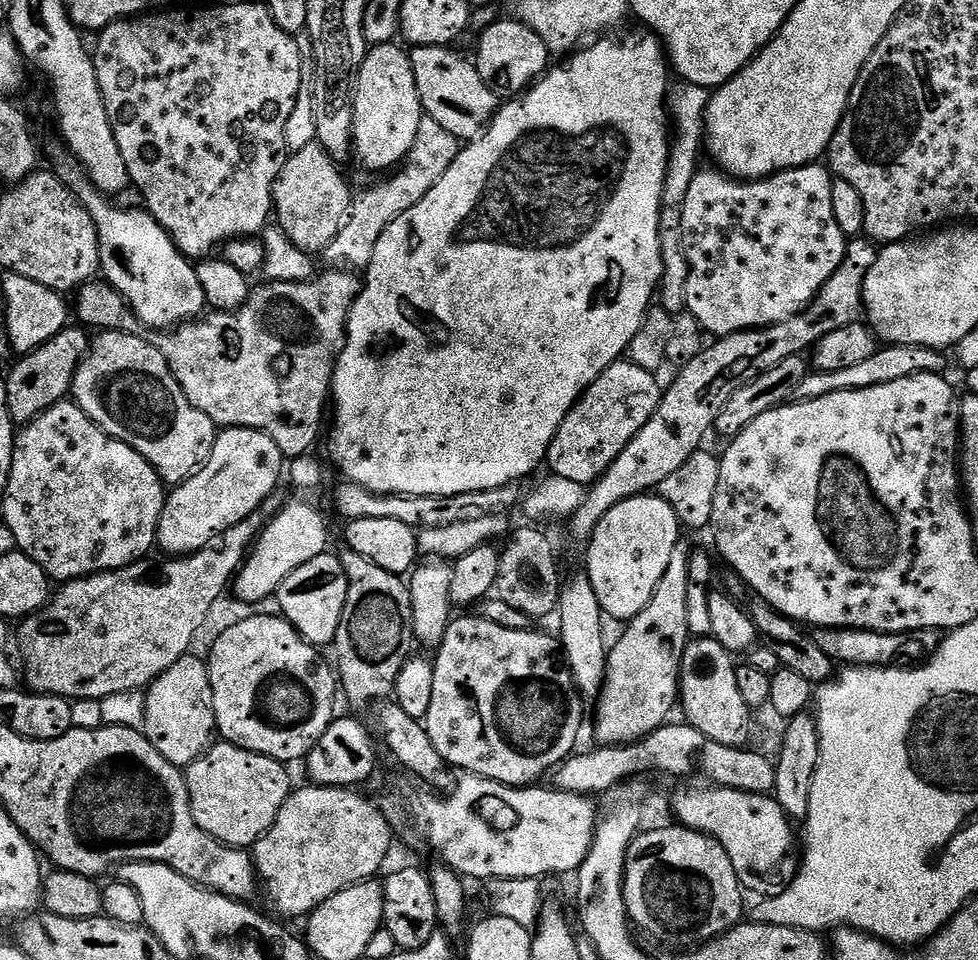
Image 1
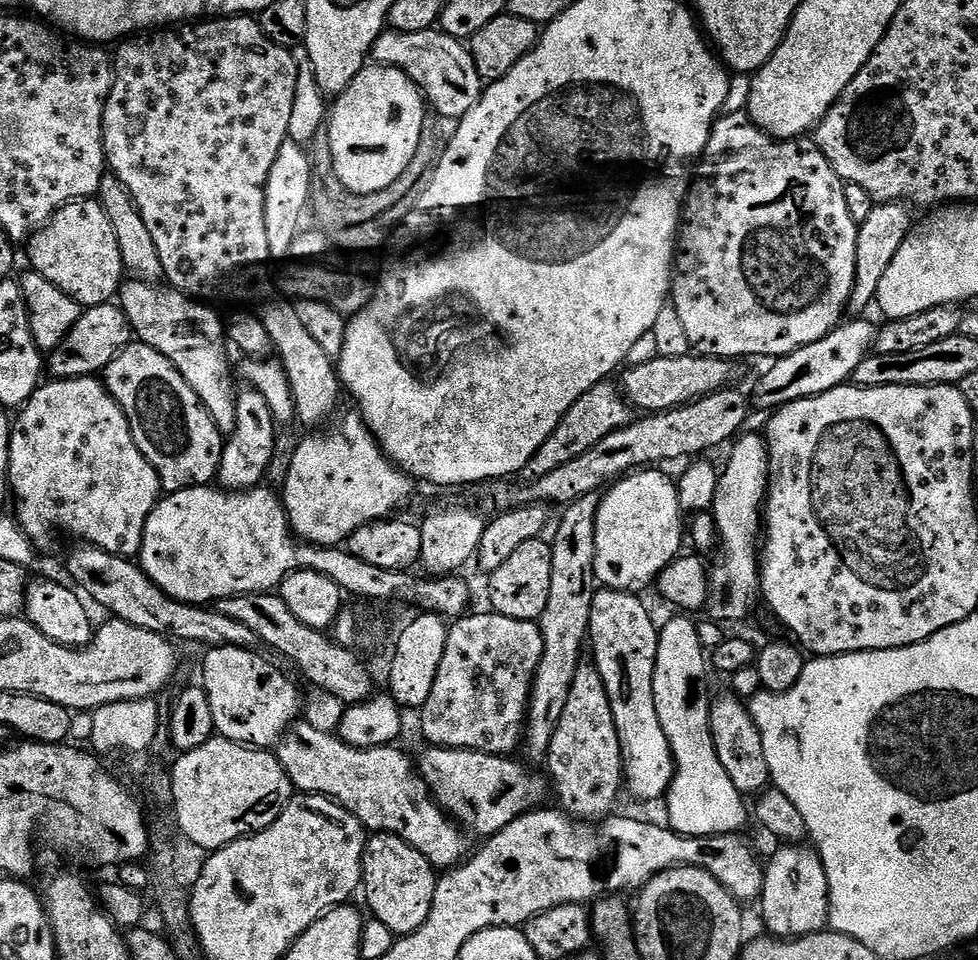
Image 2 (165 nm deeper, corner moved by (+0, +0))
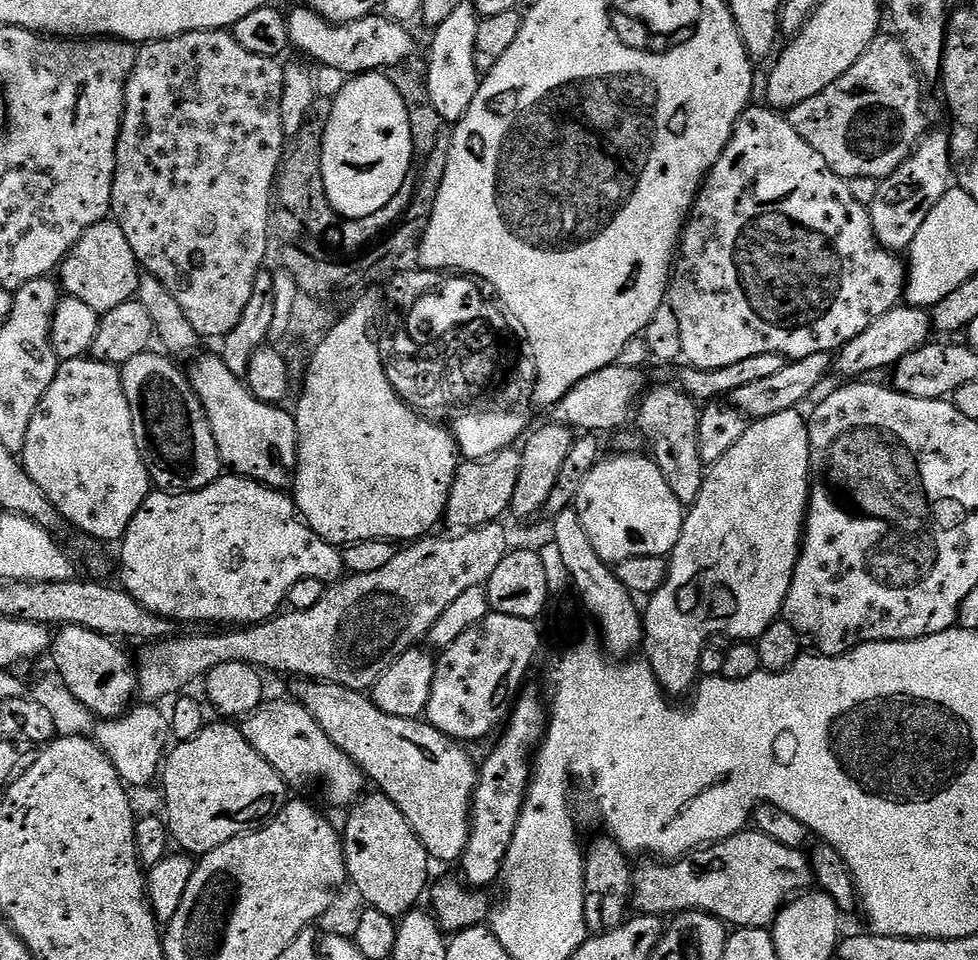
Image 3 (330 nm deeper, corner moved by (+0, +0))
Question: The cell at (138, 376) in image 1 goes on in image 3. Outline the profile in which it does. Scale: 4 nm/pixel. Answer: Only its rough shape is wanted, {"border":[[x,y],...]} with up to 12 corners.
{"border":[[167,355],[120,377],[151,483],[193,492],[222,465],[206,410]]}

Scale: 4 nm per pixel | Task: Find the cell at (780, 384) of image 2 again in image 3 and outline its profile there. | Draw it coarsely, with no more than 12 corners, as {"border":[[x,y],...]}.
{"border":[[891,308],[835,353],[844,378],[891,370],[929,343],[931,315]]}

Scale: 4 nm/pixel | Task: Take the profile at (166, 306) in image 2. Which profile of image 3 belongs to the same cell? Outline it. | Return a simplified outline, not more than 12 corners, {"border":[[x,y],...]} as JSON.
{"border":[[219,355],[190,371],[221,465],[293,487],[296,417]]}

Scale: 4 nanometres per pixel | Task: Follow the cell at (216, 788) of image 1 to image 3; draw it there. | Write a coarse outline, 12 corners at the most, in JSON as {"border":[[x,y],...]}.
{"border":[[235,723],[162,765],[166,823],[196,858],[275,818],[289,785]]}

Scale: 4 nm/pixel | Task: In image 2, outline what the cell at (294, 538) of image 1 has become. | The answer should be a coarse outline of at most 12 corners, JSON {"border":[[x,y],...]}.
{"border":[[359,414],[305,435],[282,491],[321,546],[391,517],[412,477]]}

